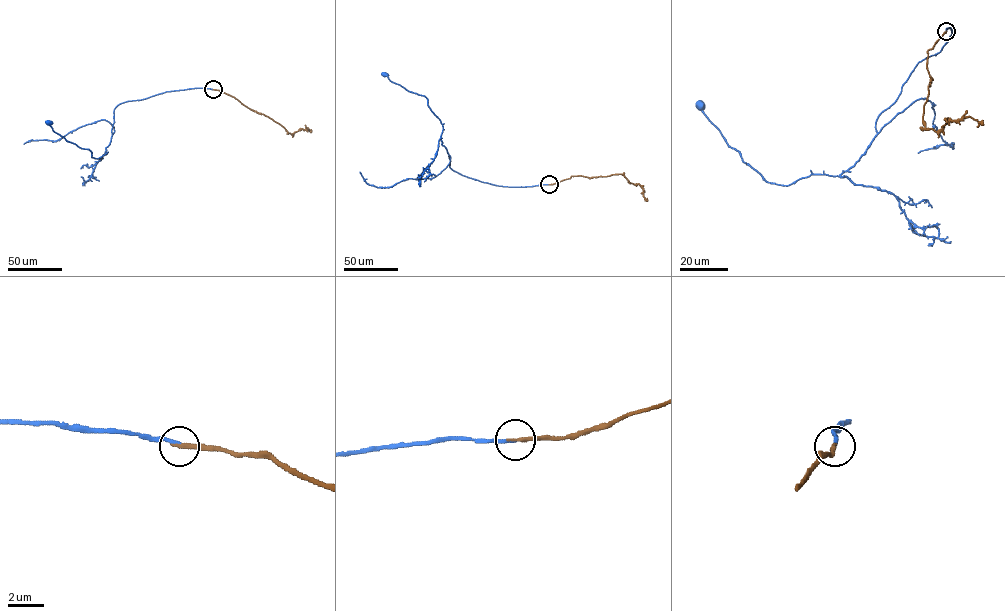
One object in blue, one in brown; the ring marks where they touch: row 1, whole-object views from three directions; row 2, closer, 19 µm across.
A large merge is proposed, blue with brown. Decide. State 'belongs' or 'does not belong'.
belongs

